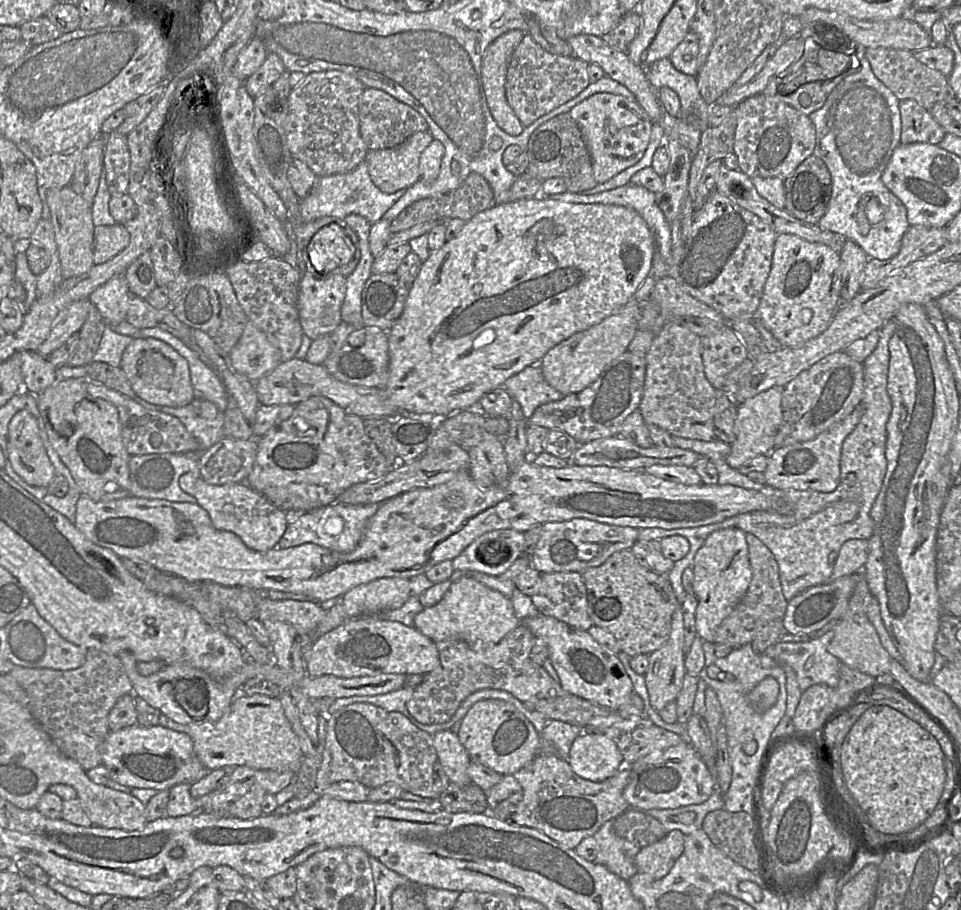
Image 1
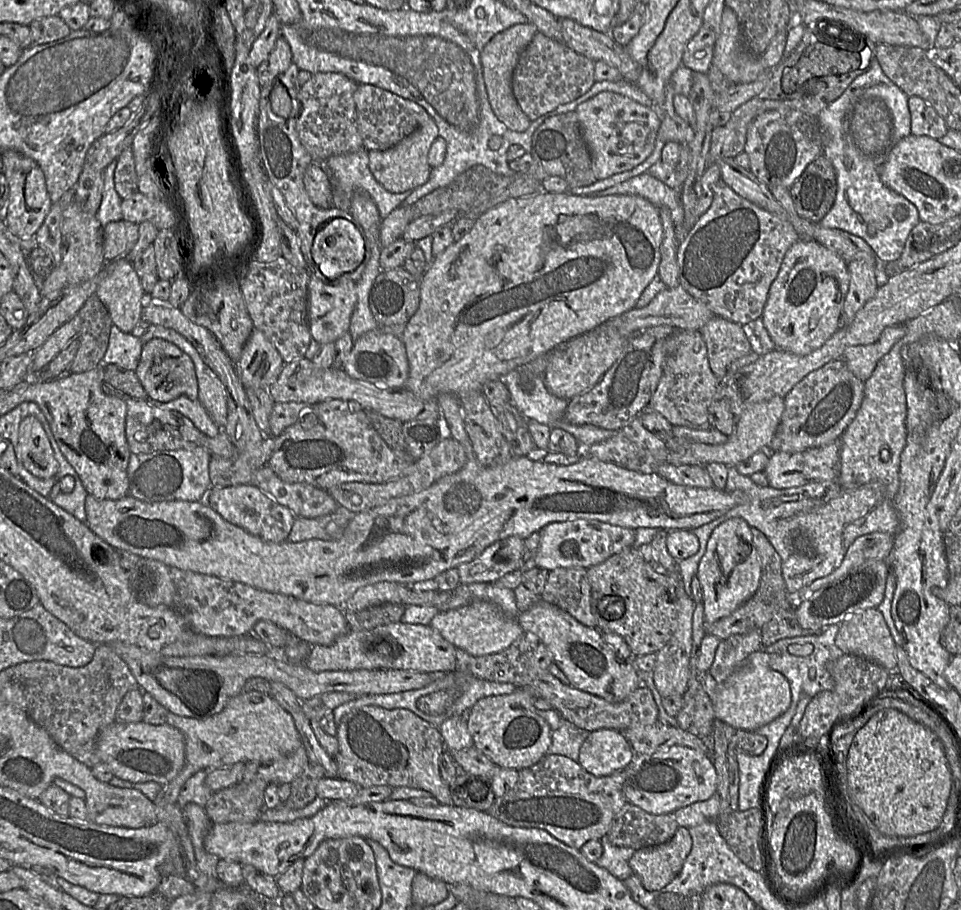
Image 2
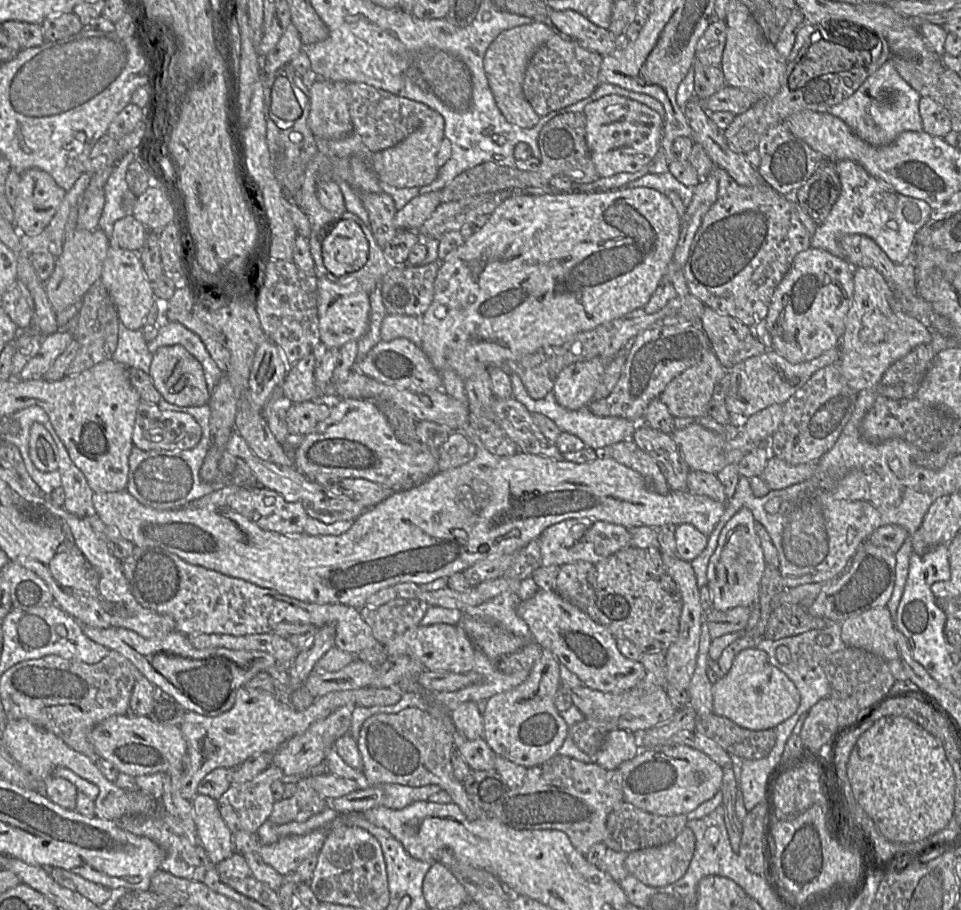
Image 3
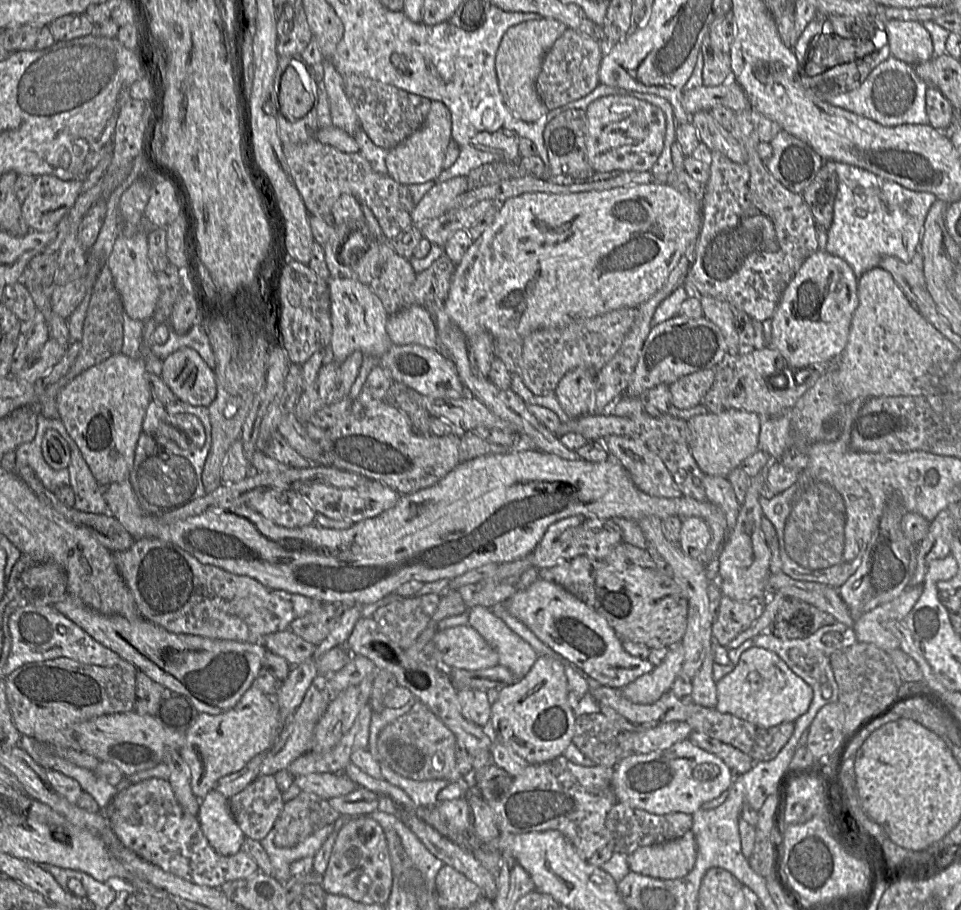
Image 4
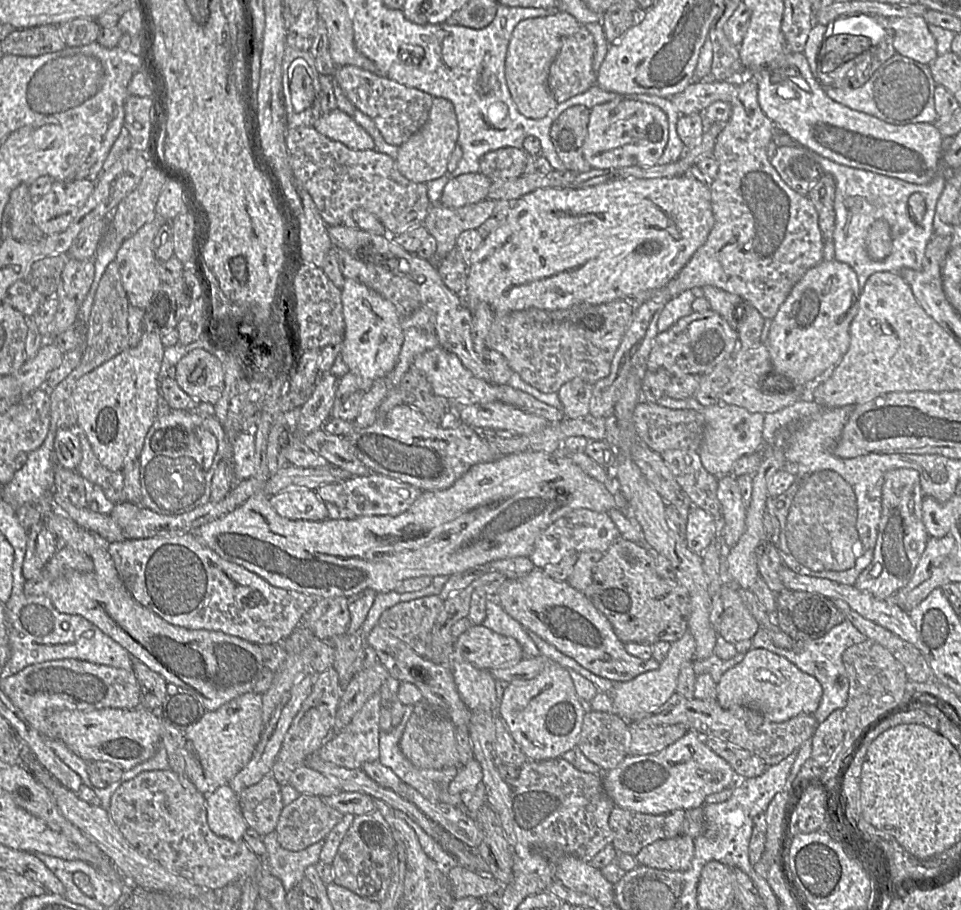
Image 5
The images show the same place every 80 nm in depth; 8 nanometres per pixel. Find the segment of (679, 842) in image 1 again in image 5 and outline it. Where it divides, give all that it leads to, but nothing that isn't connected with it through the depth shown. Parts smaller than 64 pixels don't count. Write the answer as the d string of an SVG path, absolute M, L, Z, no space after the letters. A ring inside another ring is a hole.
M678 835L645 846L635 858L639 865L660 870L684 871L691 865L693 855L694 839L687 835Z

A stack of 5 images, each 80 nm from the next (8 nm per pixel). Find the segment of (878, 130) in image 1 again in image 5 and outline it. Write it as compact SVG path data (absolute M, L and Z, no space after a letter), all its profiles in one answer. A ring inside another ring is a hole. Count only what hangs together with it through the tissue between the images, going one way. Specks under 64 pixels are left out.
M895 54L884 62L871 78L858 88L823 87L829 98L853 110L875 116L895 125L935 123L935 83L930 67L911 58ZM814 153L814 158L818 162L818 164L821 166L823 174L828 174L828 175L832 176L835 180L835 198L834 198L835 228L834 228L834 233L833 233L833 238L832 238L832 242L833 242L834 247L835 247L835 260L849 265L855 271L855 273L857 274L857 277L858 277L860 290L863 289L867 279L872 274L876 273L876 272L887 271L887 272L892 272L892 273L898 273L903 268L910 268L910 269L914 269L917 271L921 270L922 266L923 266L923 259L925 257L927 245L930 242L930 240L932 239L932 237L934 236L933 219L934 219L935 213L933 213L933 215L932 215L931 225L930 225L931 229L930 229L930 232L928 234L928 233L922 231L921 228L919 227L922 223L923 216L920 219L918 216L916 217L915 215L912 215L911 211L909 209L909 206L908 206L908 201L909 201L911 195L915 194L914 193L915 190L918 190L918 188L921 188L921 187L927 187L929 185L929 183L927 183L927 184L913 184L913 183L909 183L909 182L900 180L898 178L893 178L893 177L882 175L882 174L877 174L877 173L874 173L871 171L866 171L863 169L849 167L846 165L836 163L832 160L825 158L825 157L822 157L822 156L818 155L817 153ZM880 219L887 221L888 224L890 225L891 237L892 237L892 251L891 251L890 255L888 257L886 257L884 260L875 261L875 260L872 260L867 253L867 247L866 247L867 246L867 236L868 236L868 231L869 231L871 225L876 220L880 220Z

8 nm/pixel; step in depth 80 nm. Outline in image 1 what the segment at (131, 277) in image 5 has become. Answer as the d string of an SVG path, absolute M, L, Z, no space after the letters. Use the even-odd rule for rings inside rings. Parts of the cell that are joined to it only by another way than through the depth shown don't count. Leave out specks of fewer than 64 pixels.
M119 275L99 286L91 293L89 300L97 307L107 325L116 325L126 321L132 296L127 280L123 275Z

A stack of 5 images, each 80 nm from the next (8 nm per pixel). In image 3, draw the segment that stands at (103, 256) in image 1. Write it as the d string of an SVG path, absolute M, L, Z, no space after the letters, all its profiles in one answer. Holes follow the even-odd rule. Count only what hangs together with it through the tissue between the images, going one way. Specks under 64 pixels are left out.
M132 215L117 220L108 238L109 248L121 248L139 253L145 244L148 229Z

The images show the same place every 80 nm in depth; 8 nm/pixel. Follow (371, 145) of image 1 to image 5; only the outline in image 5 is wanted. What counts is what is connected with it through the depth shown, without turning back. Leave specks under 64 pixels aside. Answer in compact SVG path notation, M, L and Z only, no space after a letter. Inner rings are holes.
M352 65L337 67L334 79L354 107L373 120L388 144L400 146L428 119L434 97L419 89L405 86Z

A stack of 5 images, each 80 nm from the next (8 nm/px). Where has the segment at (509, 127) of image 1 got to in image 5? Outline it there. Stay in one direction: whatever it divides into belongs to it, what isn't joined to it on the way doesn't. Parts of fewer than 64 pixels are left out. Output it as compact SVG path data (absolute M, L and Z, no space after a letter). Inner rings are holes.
M555 11L546 17L523 20L514 28L505 59L505 79L512 100L523 116L542 119L558 105L548 88L549 69L564 40L581 26L571 14Z

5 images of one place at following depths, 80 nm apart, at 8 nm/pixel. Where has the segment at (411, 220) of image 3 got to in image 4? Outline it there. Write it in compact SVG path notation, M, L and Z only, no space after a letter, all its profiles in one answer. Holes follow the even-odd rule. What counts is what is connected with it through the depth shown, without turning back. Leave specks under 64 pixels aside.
M457 176L435 184L411 211L413 225L425 223L453 209L455 199L468 190L465 176Z

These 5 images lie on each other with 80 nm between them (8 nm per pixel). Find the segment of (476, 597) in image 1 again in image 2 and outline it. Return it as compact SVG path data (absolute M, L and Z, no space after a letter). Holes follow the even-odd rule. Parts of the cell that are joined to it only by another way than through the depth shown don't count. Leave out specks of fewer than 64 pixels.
M483 600L474 601L460 608L440 611L433 617L430 626L446 641L472 656L503 651L524 632L517 618L506 616L496 604Z

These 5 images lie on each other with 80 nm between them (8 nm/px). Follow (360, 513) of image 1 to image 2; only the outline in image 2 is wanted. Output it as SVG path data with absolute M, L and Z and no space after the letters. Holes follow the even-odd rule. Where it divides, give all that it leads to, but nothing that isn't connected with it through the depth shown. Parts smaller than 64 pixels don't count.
M339 507L334 513L318 517L296 517L288 541L292 543L307 540L334 541L340 539L355 513L344 507Z

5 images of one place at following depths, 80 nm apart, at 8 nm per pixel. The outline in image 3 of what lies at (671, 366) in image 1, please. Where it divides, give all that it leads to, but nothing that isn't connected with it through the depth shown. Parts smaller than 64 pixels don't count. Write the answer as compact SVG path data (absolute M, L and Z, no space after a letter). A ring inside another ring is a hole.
M709 349L697 364L675 377L659 399L674 418L705 416L715 385L725 373L726 369Z

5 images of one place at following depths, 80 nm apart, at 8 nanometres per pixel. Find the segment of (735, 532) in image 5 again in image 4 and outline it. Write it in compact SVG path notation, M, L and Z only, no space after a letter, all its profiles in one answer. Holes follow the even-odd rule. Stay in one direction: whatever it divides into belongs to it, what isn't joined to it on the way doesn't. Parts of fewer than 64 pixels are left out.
M706 475L703 480L707 500L719 506L726 519L725 541L734 529L742 504L727 477Z

